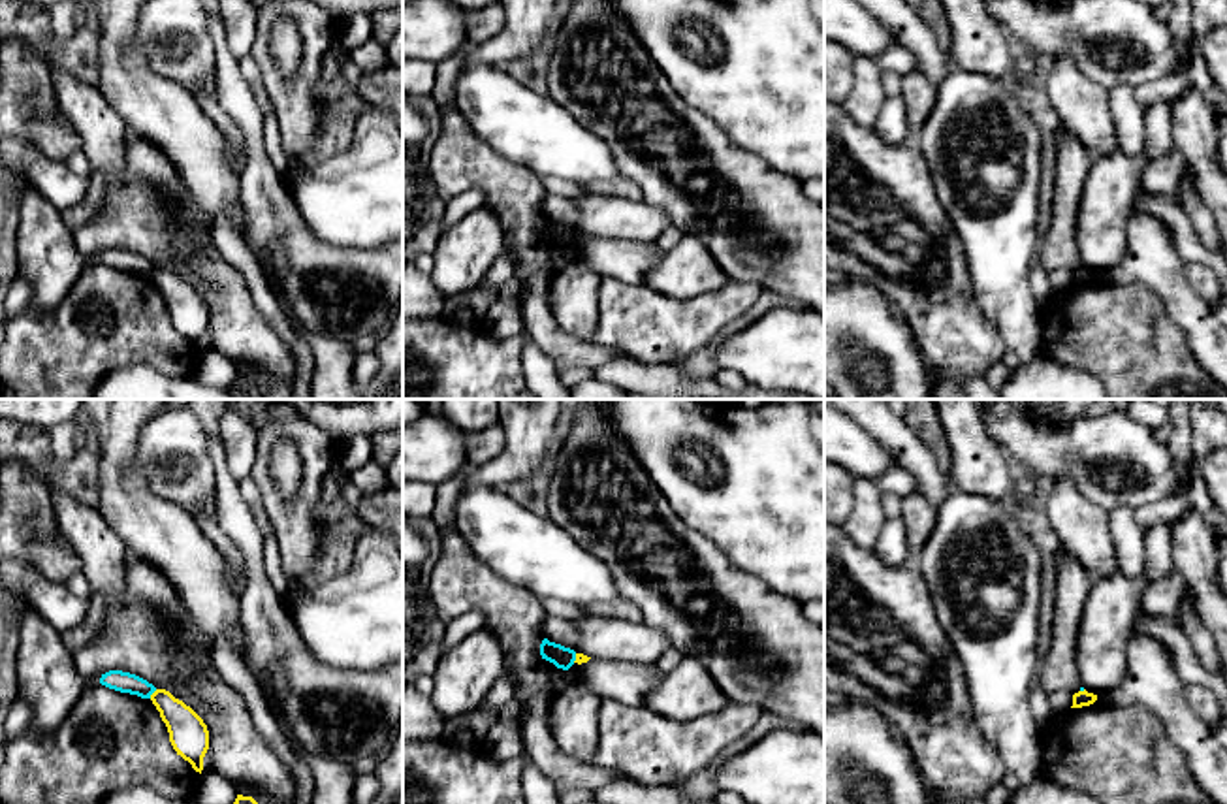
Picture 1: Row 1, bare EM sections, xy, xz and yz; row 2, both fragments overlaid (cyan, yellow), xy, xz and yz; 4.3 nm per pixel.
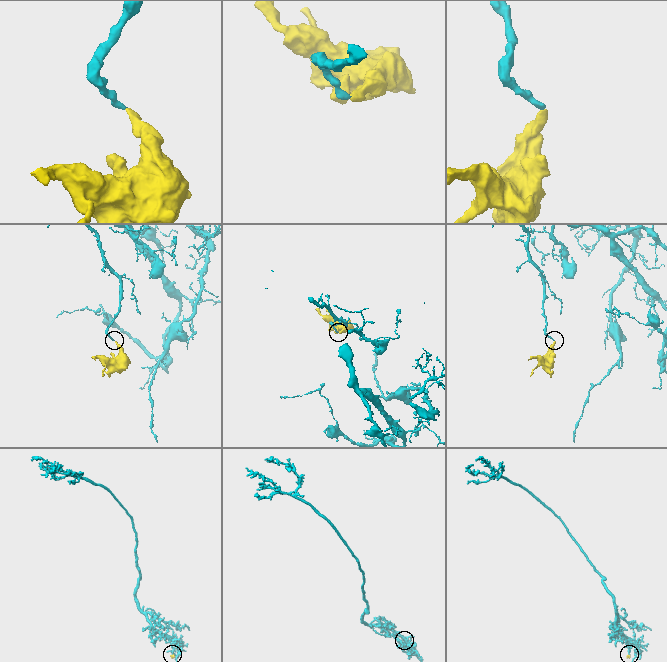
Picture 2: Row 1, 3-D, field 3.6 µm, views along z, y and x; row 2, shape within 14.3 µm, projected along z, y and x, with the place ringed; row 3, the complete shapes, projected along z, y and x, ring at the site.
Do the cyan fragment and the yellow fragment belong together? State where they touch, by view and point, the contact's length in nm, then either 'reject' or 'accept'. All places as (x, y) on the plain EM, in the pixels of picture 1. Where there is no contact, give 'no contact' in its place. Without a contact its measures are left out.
contact xy (153, 270); length 50 nm; reject

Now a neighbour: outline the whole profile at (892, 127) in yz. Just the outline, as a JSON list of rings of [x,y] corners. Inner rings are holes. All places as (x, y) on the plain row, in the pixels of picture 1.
[[[901,94],[886,96],[873,130],[884,143],[894,147],[913,139],[907,122],[907,105]]]

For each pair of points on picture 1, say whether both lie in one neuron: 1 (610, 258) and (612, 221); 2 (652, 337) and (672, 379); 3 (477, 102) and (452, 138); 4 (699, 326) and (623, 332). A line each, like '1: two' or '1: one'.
1: two
2: two
3: two
4: one

